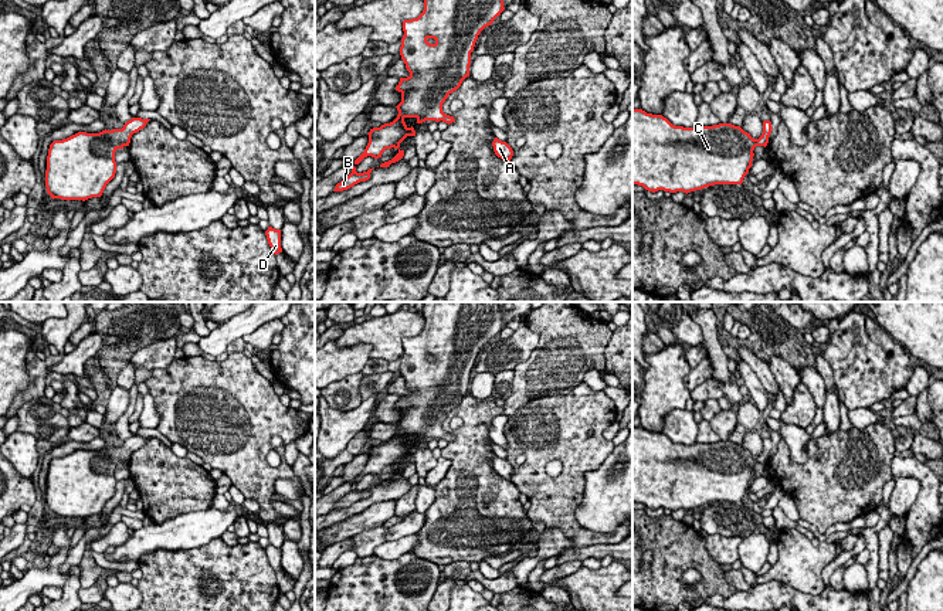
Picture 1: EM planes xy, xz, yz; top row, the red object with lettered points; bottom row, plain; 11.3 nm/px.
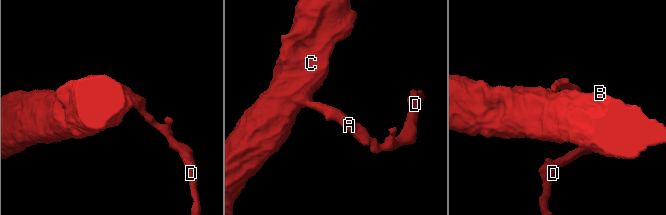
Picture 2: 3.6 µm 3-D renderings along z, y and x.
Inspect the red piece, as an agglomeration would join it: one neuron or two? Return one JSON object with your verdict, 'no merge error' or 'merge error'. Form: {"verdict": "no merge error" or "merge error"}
{"verdict": "no merge error"}

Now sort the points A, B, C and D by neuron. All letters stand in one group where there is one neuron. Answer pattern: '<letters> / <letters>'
A B C D

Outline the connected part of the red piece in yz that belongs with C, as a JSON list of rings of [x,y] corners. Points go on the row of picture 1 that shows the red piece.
[[[632,109],[632,184],[648,191],[691,193],[715,184],[742,184],[753,162],[756,146],[767,146],[771,122],[763,122],[763,133],[753,139],[750,133],[732,123],[713,126],[672,125],[662,115]]]

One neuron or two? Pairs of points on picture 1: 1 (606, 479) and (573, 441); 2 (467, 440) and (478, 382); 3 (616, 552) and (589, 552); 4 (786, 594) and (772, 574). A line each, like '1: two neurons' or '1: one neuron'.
1: two neurons
2: two neurons
3: one neuron
4: two neurons

